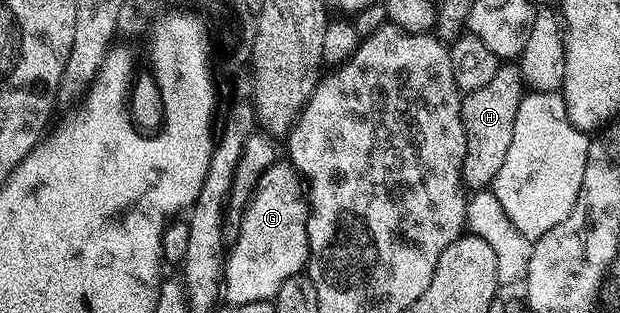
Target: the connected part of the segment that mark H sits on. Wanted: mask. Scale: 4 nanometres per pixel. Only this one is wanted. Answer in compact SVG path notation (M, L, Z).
M504 62L482 90L469 92L461 99L462 126L466 130L464 184L469 189L487 189L498 170L502 170L502 162L506 162L506 153L514 138L514 118L518 118L518 106L525 95L526 85L519 63Z

